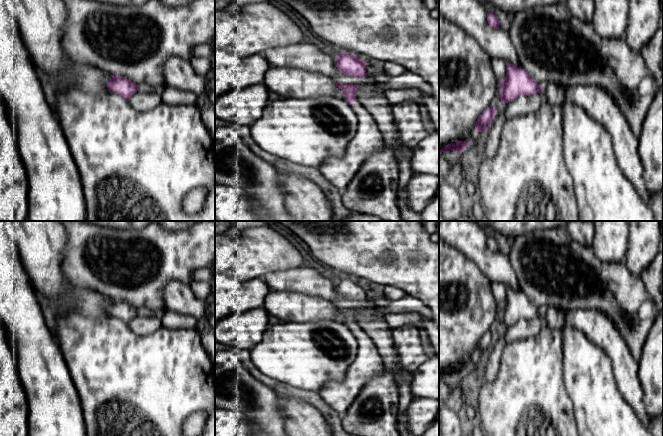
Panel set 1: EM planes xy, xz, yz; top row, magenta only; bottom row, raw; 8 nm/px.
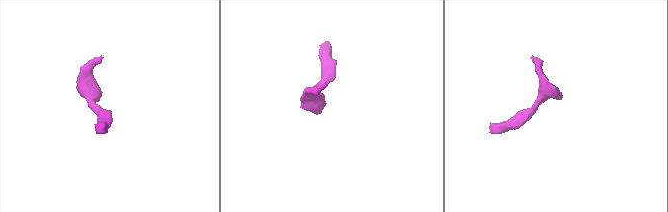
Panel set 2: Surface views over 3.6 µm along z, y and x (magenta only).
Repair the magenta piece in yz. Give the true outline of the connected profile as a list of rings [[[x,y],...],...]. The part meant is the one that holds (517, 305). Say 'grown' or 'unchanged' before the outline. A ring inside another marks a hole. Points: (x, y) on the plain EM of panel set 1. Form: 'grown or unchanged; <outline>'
grown; [[[506,286],[506,300],[500,306],[499,323],[509,327],[518,320],[542,316],[545,326],[561,330],[566,325],[580,330],[610,358],[617,388],[639,420],[648,428],[651,419],[644,405],[643,387],[639,380],[638,363],[634,360],[619,330],[604,313],[594,309],[564,311],[559,308],[542,310],[524,292]]]

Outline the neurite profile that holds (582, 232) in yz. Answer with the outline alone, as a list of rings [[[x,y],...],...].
[[[570,221],[566,227],[571,238],[578,244],[592,245],[594,240],[594,221]]]

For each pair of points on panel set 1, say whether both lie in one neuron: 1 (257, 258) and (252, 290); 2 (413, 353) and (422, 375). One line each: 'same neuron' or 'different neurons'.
1: different neurons
2: different neurons

